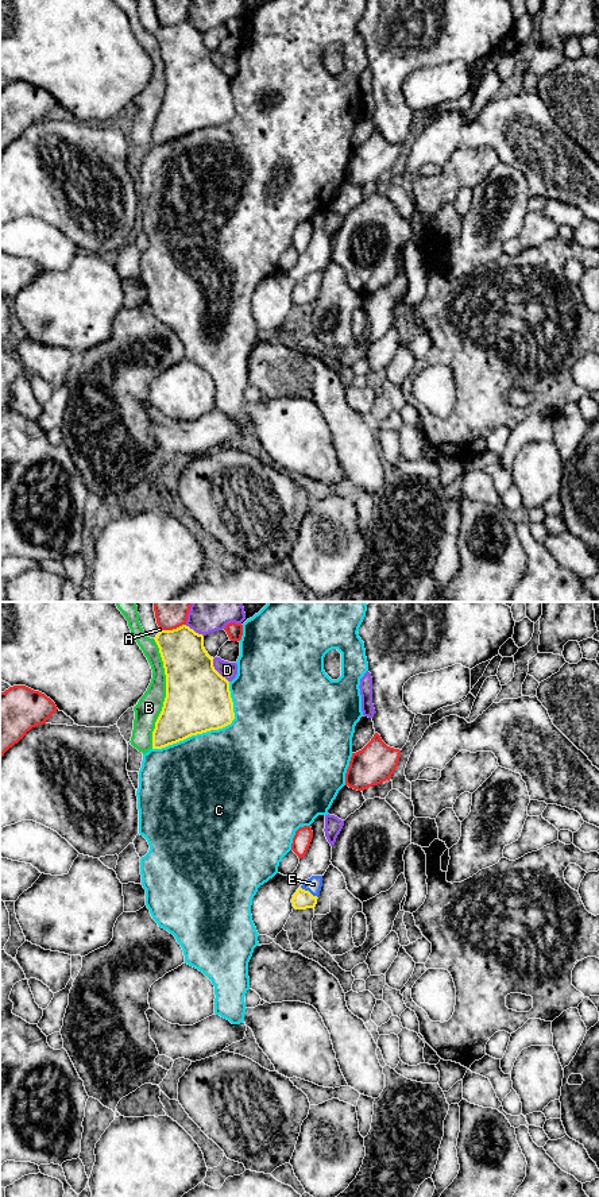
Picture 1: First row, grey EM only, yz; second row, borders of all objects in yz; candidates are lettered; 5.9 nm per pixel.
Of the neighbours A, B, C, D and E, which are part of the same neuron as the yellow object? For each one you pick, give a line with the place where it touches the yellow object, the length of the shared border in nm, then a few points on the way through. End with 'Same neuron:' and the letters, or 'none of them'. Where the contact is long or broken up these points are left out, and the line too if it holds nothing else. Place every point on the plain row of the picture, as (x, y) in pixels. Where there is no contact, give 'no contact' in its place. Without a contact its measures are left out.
E: yz (308, 286) | 120 nm | across yz (302, 294), (308, 286), (313, 280)
Same neuron: E

